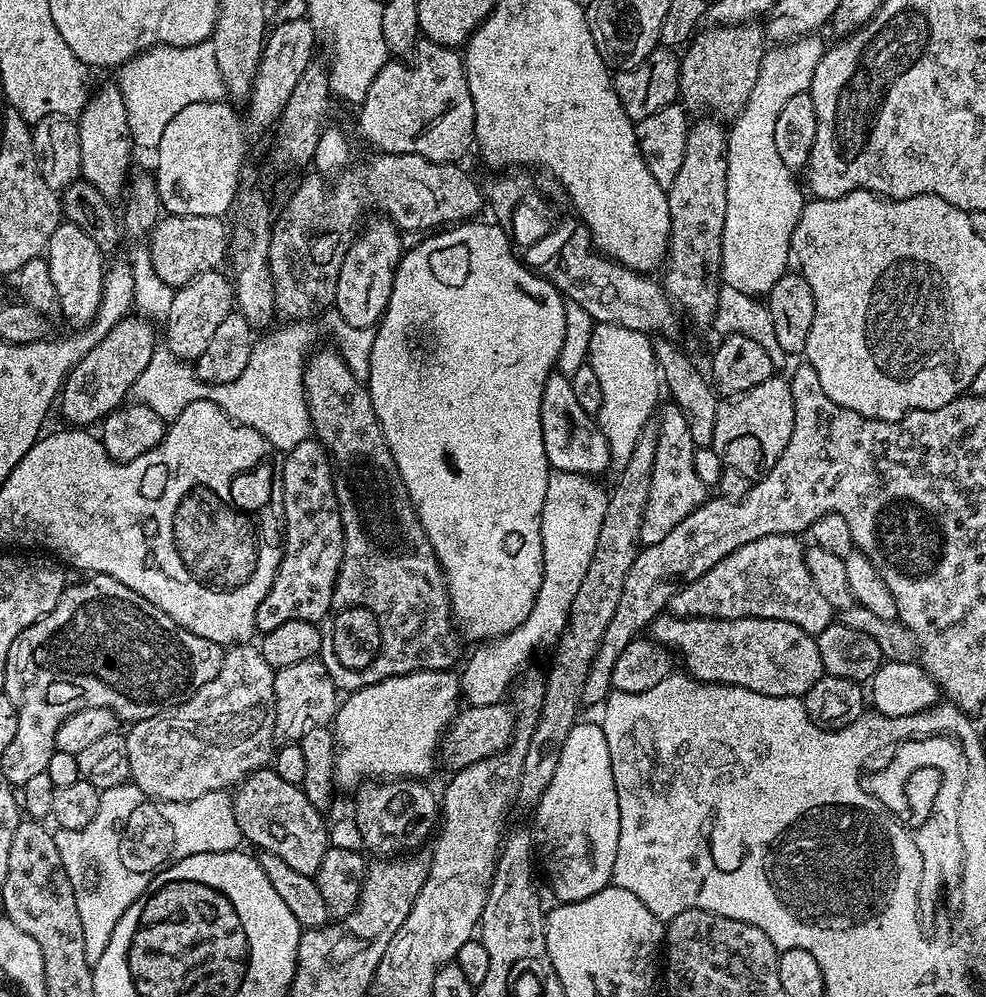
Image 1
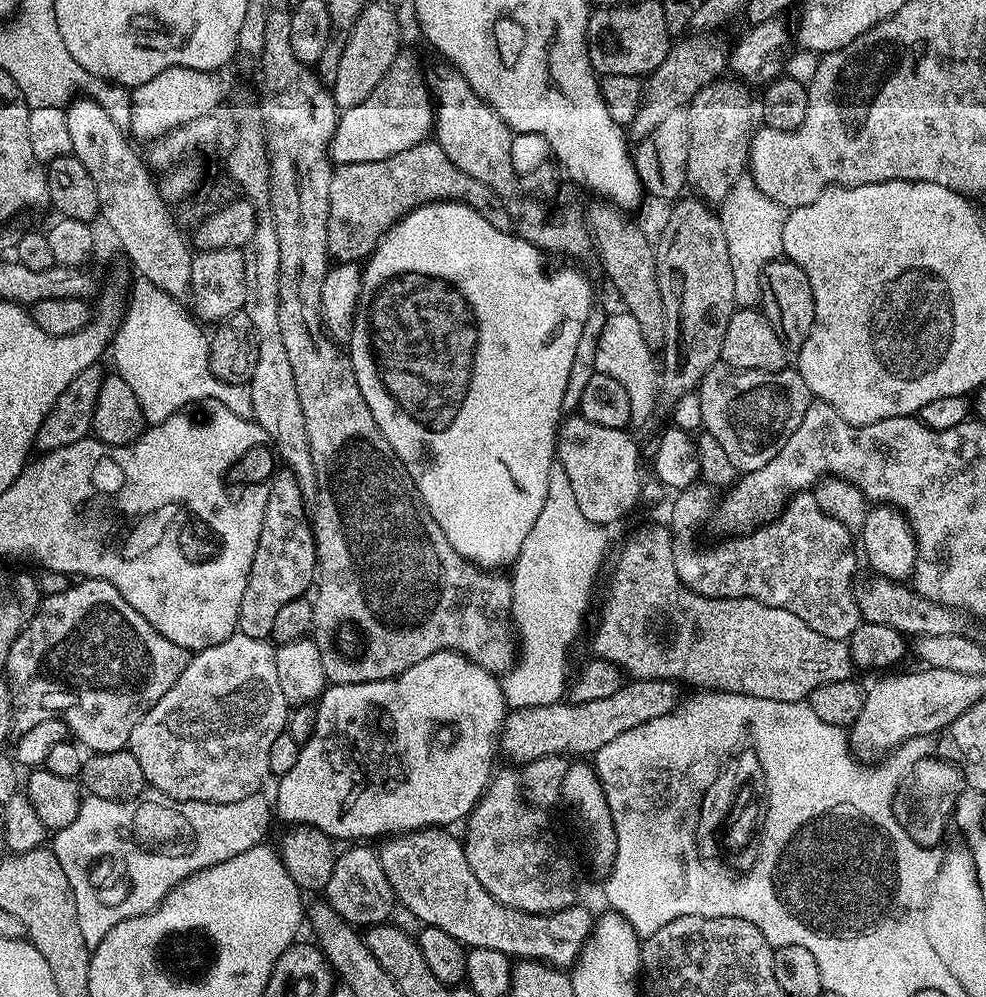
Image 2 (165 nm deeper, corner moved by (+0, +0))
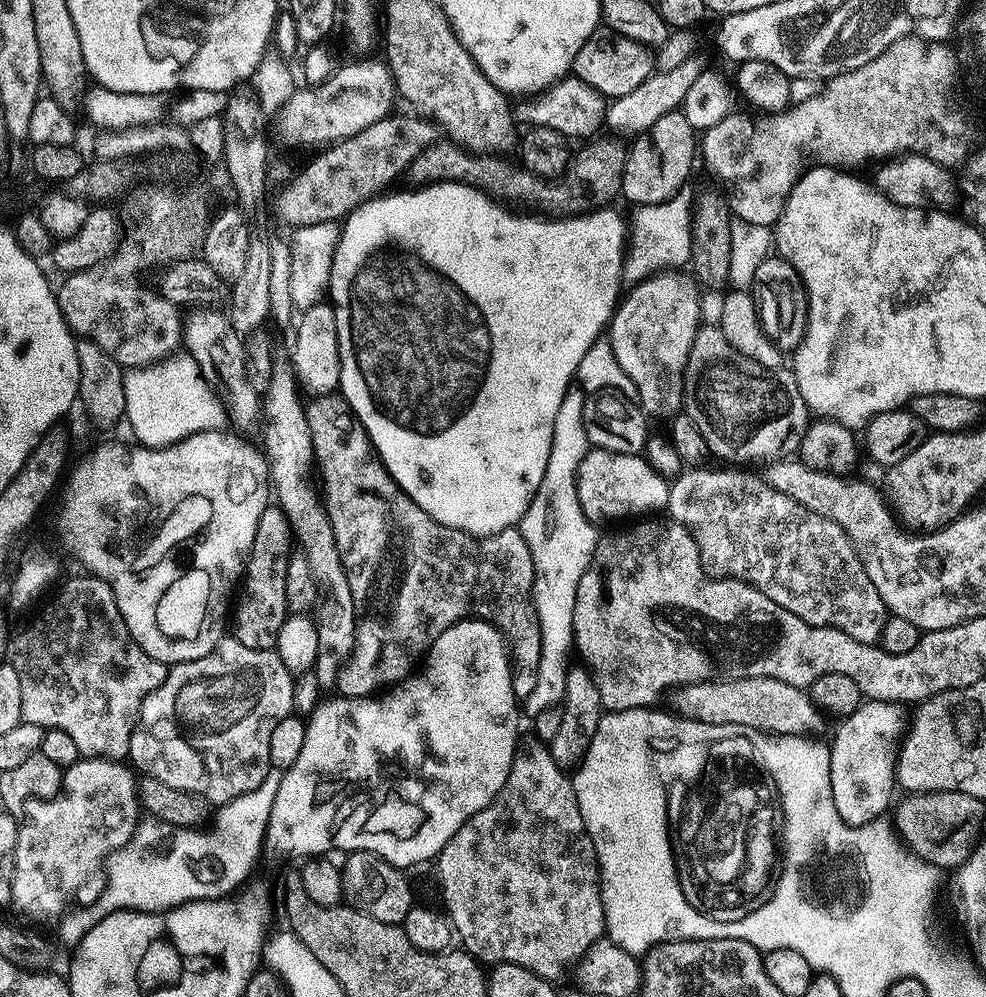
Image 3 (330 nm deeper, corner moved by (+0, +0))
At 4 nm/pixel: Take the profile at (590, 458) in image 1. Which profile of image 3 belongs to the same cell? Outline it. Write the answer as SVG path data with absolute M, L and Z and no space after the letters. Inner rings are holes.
M589 447L576 470L576 489L578 502L586 514L586 518L593 522L600 520L620 520L623 516L640 518L645 514L656 514L668 507L669 481L657 473L646 461L643 455L618 454L605 448Z

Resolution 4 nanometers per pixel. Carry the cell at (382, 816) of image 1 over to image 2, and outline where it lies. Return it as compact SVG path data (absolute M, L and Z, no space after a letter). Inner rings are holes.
M421 828L419 832L405 832L399 836L393 836L383 841L381 848L378 848L378 855L382 862L382 870L386 872L386 878L392 887L392 895L397 901L404 903L404 908L408 912L413 912L421 921L421 925L437 928L438 930L446 930L446 934L450 934L450 938L454 938L460 944L468 948L485 948L486 950L498 950L502 954L506 954L509 958L516 960L538 960L541 964L549 965L557 970L568 970L575 965L576 960L580 956L580 952L584 948L584 944L588 941L589 936L592 935L592 926L594 923L594 916L591 916L586 909L583 908L580 902L571 904L568 908L563 908L557 912L519 912L513 908L507 908L506 905L498 903L494 897L481 884L478 878L474 878L474 870L470 870L470 866L466 862L466 854L464 853L464 845L459 839L456 840L451 836L451 831L444 828Z

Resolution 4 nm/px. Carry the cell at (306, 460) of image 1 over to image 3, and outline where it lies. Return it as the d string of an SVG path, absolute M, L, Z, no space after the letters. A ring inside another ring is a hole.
M279 506L264 508L262 518L258 518L258 530L254 534L252 549L246 557L246 571L242 576L244 593L240 596L240 605L234 608L234 639L242 642L242 646L275 649L278 630L289 615L286 606L286 570L293 552L294 537L286 514Z

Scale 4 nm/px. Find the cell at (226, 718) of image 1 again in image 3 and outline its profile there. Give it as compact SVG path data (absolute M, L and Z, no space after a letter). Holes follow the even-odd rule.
M234 638L222 639L216 643L216 649L210 654L206 654L202 658L194 658L190 662L171 665L165 680L149 696L144 697L140 707L140 721L136 723L136 728L130 738L127 759L137 769L140 767L139 771L143 775L158 778L158 782L166 782L166 786L174 786L174 790L186 790L190 794L202 797L212 806L229 804L234 798L238 798L242 794L250 794L250 790L262 786L262 782L270 770L270 734L274 734L274 726L278 726L278 722L282 722L282 718L291 716L294 712L292 706L293 683L293 673L289 672L288 667L280 661L275 651L242 646L242 642L238 642Z

